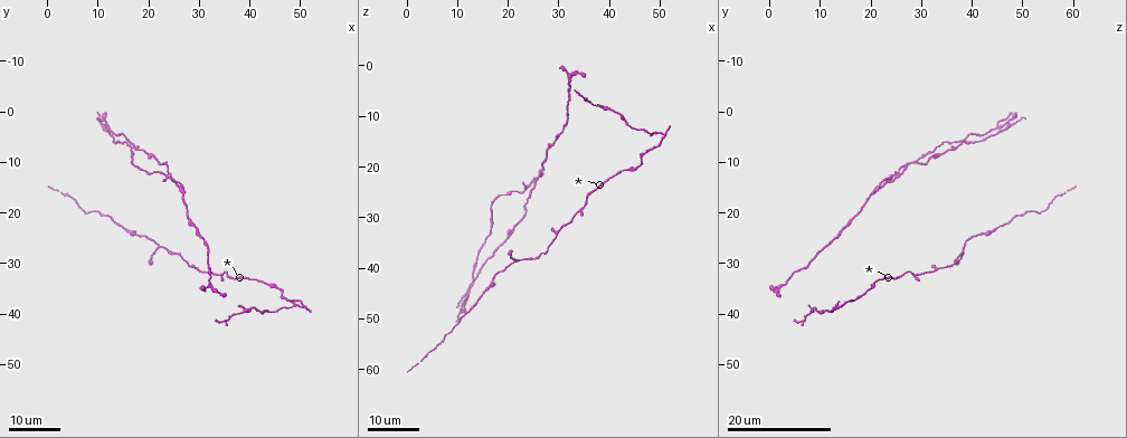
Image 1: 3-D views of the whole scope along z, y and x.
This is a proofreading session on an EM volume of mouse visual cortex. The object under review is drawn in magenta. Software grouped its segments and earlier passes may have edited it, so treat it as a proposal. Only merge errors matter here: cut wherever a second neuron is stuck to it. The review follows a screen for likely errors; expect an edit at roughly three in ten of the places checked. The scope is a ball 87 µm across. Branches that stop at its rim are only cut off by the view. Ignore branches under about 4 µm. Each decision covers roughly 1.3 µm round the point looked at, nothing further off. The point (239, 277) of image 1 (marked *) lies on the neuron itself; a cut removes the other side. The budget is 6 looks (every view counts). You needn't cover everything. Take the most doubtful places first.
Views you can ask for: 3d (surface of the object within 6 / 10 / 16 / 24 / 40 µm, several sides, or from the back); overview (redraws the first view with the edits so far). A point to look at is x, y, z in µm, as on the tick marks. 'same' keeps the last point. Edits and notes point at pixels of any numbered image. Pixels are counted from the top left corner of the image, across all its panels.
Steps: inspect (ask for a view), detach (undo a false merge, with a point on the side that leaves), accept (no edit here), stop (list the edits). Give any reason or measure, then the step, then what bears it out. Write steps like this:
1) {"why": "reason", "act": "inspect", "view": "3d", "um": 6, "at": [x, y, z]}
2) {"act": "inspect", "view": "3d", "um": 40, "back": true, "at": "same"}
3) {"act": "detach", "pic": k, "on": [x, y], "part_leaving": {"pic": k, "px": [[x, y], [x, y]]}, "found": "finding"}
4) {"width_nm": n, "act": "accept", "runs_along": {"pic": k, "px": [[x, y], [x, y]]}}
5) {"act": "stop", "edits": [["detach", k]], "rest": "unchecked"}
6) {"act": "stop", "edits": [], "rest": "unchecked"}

{"why": "three-way junction", "act": "inspect", "view": "3d", "um": 16, "at": [22.5, 27.0, 38.5]}

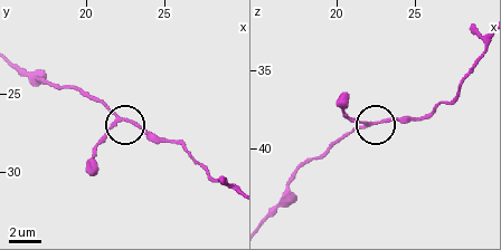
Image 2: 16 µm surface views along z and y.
{"act": "inspect", "view": "3d", "um": 10, "at": [22.0, 26.6, 38.4]}

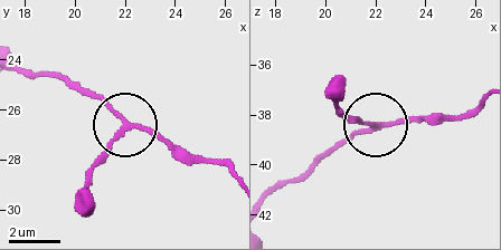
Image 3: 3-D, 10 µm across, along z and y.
{"act": "accept", "runs_along": {"pic": 3, "px": [[481, 102], [456, 115], [410, 115], [379, 127], [336, 115]]}, "found": "continuous, no second neuron"}

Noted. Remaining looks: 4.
{"why": "three arms meet", "act": "inspect", "view": "3d", "um": 24, "at": [50.5, 39.0, 13.5]}

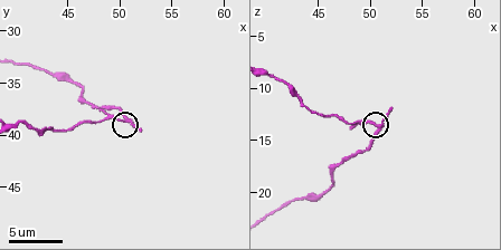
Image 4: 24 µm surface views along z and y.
{"act": "inspect", "view": "3d", "um": 10, "at": [50.2, 38.6, 13.4]}

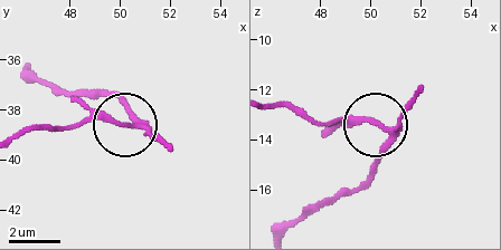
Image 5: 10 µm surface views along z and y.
{"arms": 3, "act": "detach", "pic": 5, "on": [106, 115], "part_leaving": {"pic": 5, "px": [[138, 126], [88, 119], [18, 131]]}, "found": "a second neuron is stuck on"}

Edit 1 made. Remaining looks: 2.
{"why": "three-way junction", "act": "inspect", "view": "3d", "um": 16, "at": [26.5, 15.0, 22.0]}

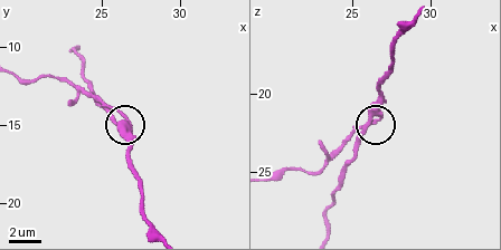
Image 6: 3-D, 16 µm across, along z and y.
{"act": "inspect", "view": "3d", "um": 10, "at": "same"}

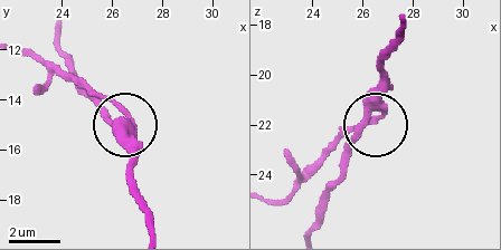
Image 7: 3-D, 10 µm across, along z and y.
{"act": "detach", "pic": 7, "on": [113, 99], "part_leaving": {"pic": 7, "px": [[138, 132], [119, 108], [22, 50]]}, "found": "two neurons meet here"}

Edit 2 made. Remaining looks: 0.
{"act": "stop", "edits": [["detach", 5], ["detach", 7]], "rest": "unchecked"}

